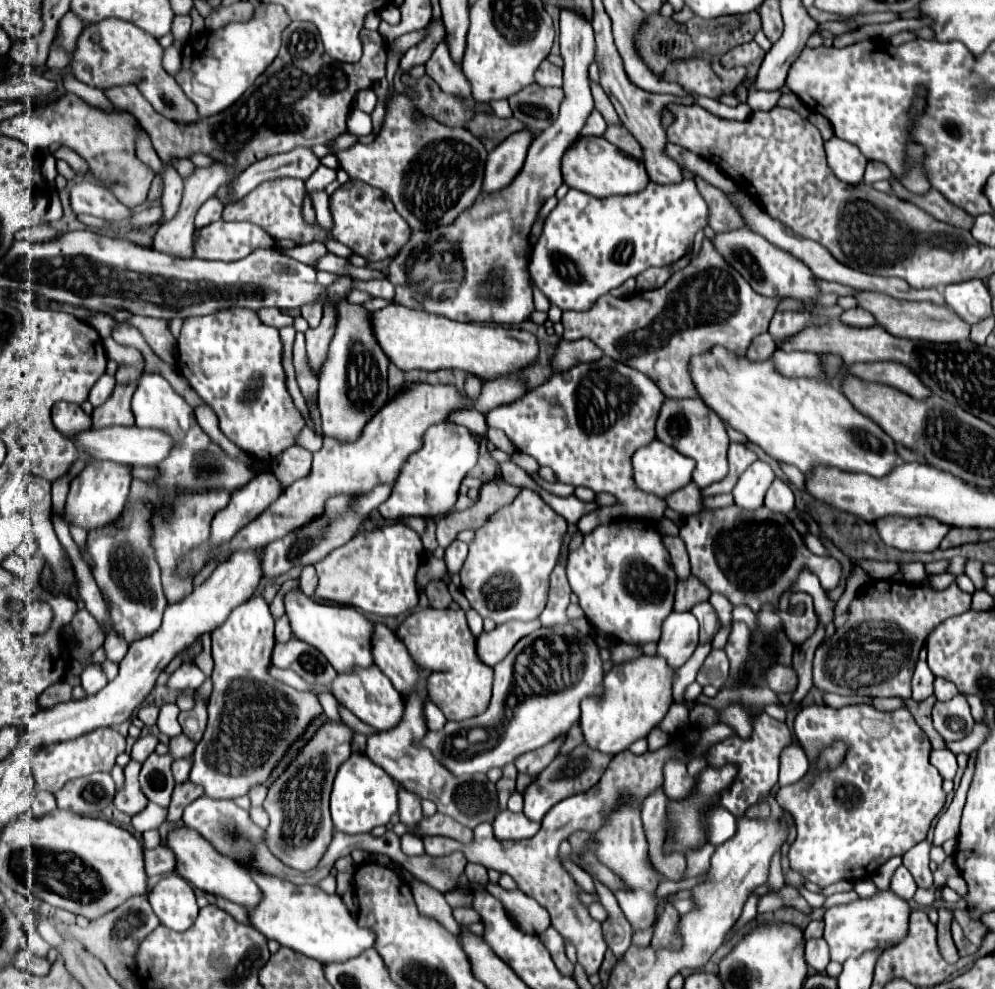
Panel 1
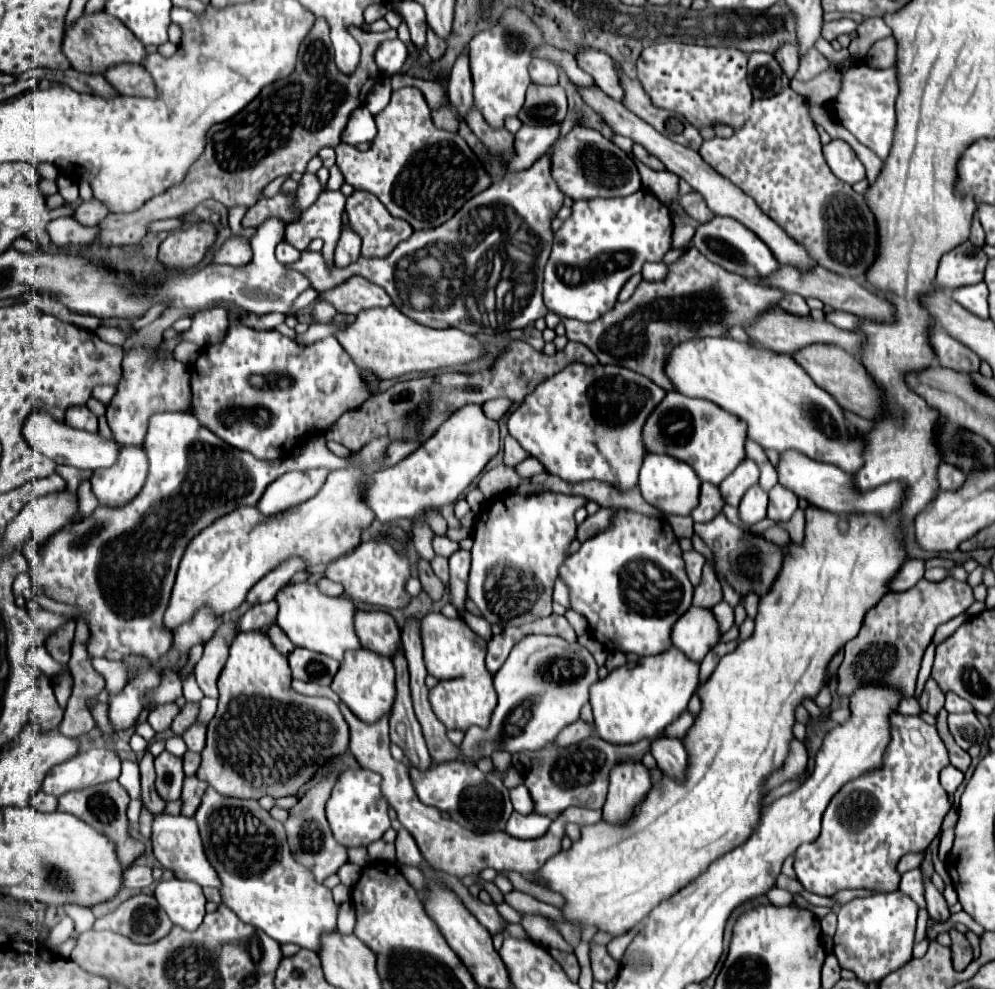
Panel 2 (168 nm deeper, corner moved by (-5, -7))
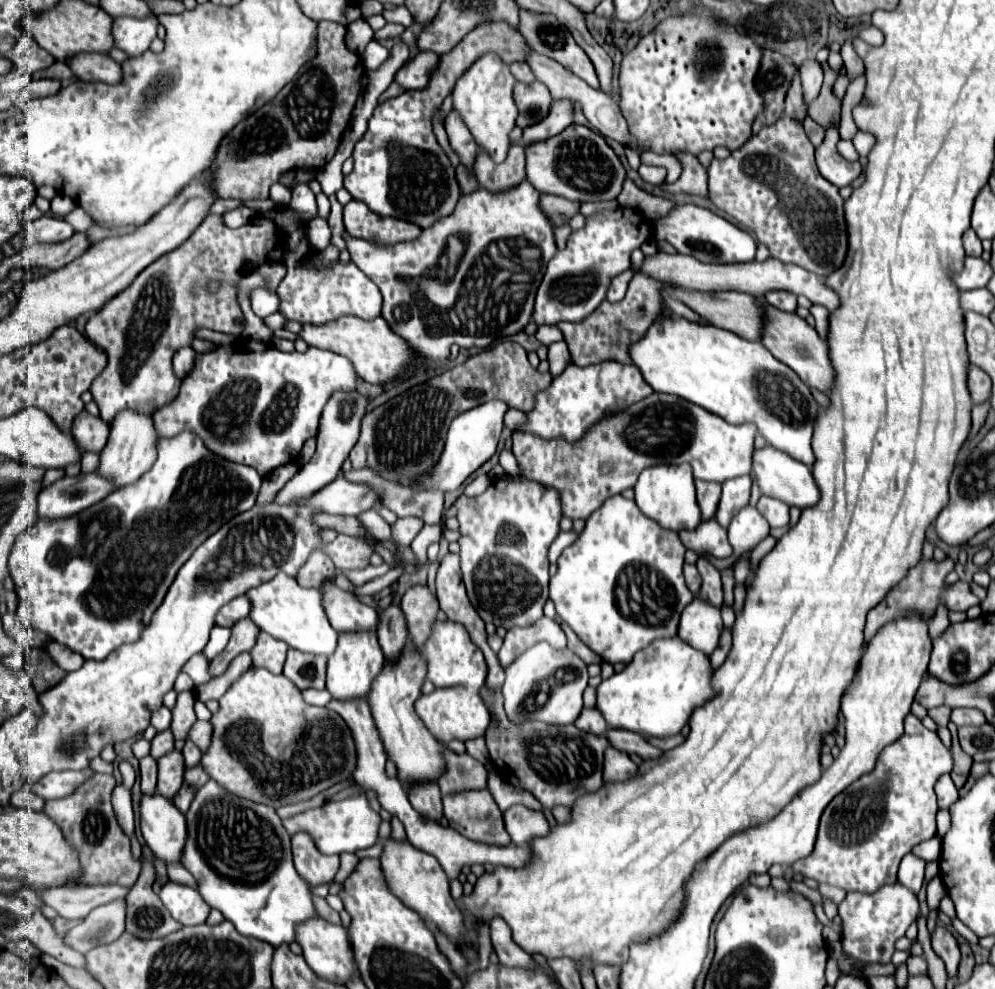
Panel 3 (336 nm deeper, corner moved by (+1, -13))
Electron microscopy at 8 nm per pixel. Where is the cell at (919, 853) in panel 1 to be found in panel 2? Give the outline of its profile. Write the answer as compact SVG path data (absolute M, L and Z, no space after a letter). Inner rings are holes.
M923 872L923 886L925 886L925 902L927 902L929 916L939 920L939 922L945 922L951 916L951 912L949 912L949 908L945 904L943 894L935 888L935 884L931 882L931 878L925 872Z

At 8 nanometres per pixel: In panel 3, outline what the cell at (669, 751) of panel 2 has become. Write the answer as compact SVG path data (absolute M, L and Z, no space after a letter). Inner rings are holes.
M607 728L605 738L617 750L623 750L623 752L629 752L629 754L635 752L641 758L657 758L657 756L663 754L659 748L651 746L649 742L645 742L637 732L629 732L629 730L623 730L623 728Z

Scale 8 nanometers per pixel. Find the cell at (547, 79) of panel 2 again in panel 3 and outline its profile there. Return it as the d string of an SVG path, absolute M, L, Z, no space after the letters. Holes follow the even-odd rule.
M513 62L513 64L509 64L509 70L511 70L511 74L515 76L515 80L519 80L519 82L523 82L523 84L531 84L531 82L535 80L531 68L527 68L525 62Z

